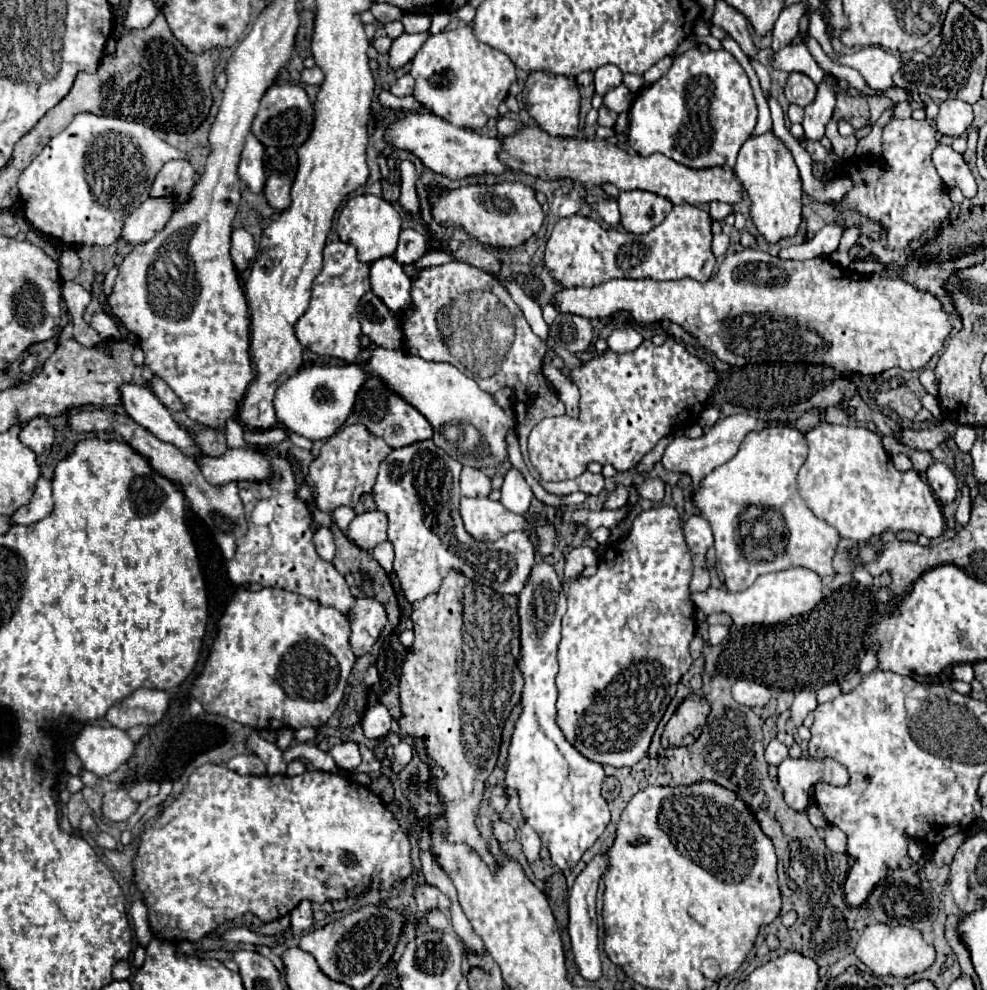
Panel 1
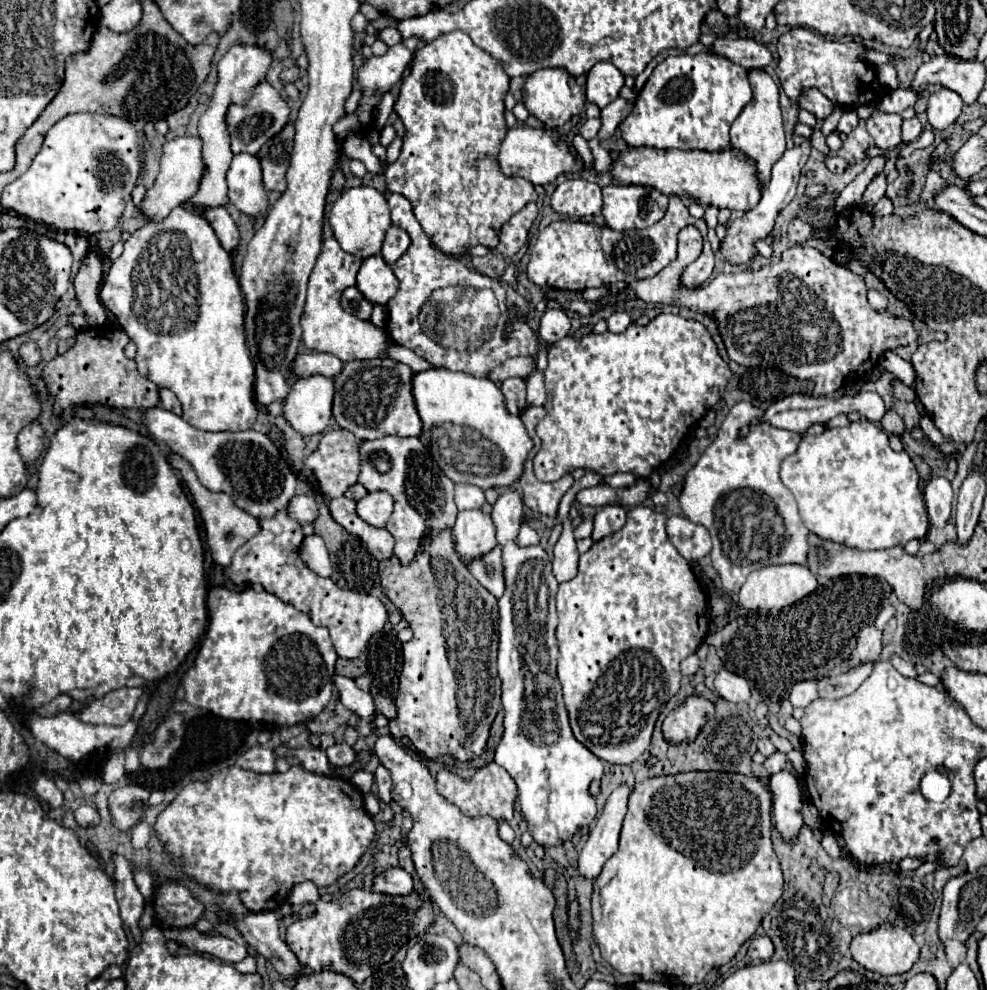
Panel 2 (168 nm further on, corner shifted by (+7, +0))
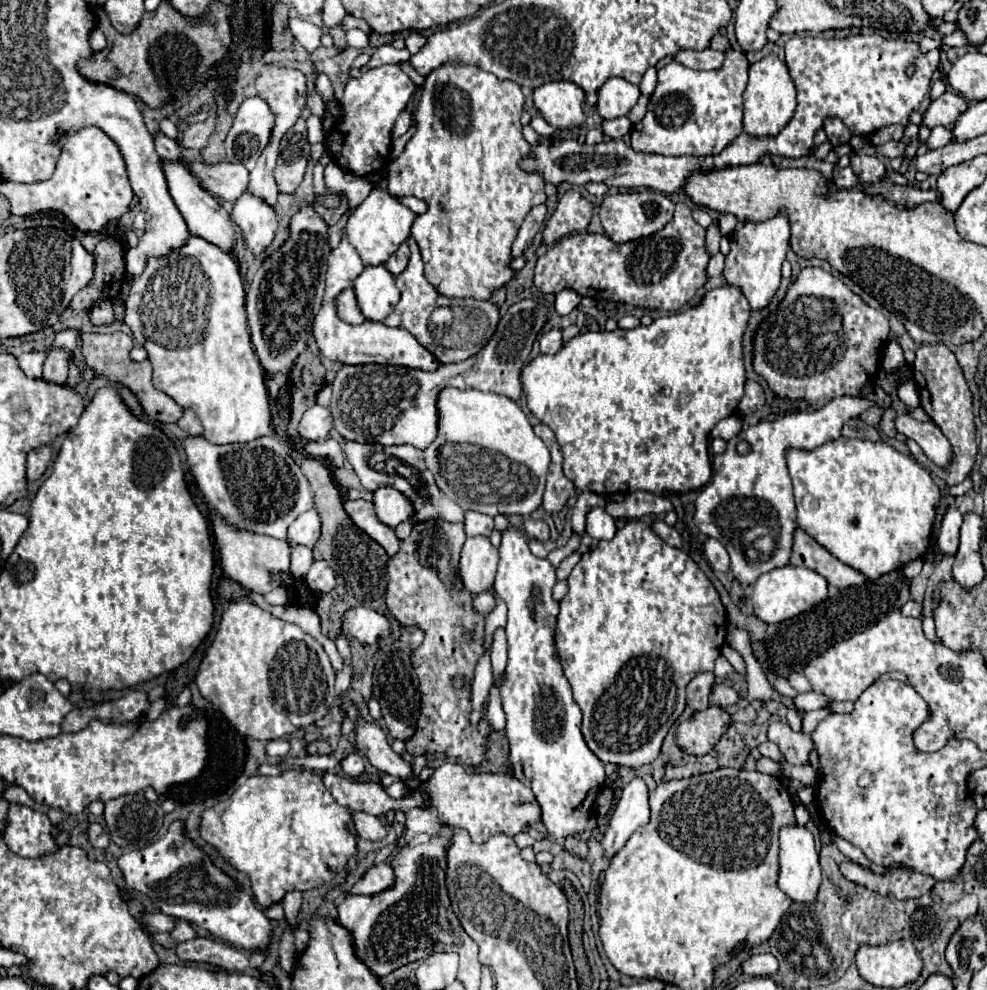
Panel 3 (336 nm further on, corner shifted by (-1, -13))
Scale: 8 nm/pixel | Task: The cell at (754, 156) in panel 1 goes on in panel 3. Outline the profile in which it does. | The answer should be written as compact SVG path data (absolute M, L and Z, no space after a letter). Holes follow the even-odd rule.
M766 55L764 59L750 65L748 85L744 91L744 131L752 137L776 135L794 115L796 109L796 87L790 71L778 55Z

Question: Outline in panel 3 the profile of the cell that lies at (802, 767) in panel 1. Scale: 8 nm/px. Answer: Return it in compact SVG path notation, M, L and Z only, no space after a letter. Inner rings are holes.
M784 827L780 831L780 869L778 869L778 887L800 905L812 905L816 901L818 887L822 883L820 877L820 865L818 865L818 853L814 849L814 837L812 833L802 827Z

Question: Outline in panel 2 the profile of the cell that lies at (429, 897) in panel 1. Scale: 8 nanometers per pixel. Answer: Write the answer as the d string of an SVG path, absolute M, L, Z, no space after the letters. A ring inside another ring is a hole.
M390 868L382 876L374 878L374 892L388 896L406 896L414 892L414 878L404 868Z

